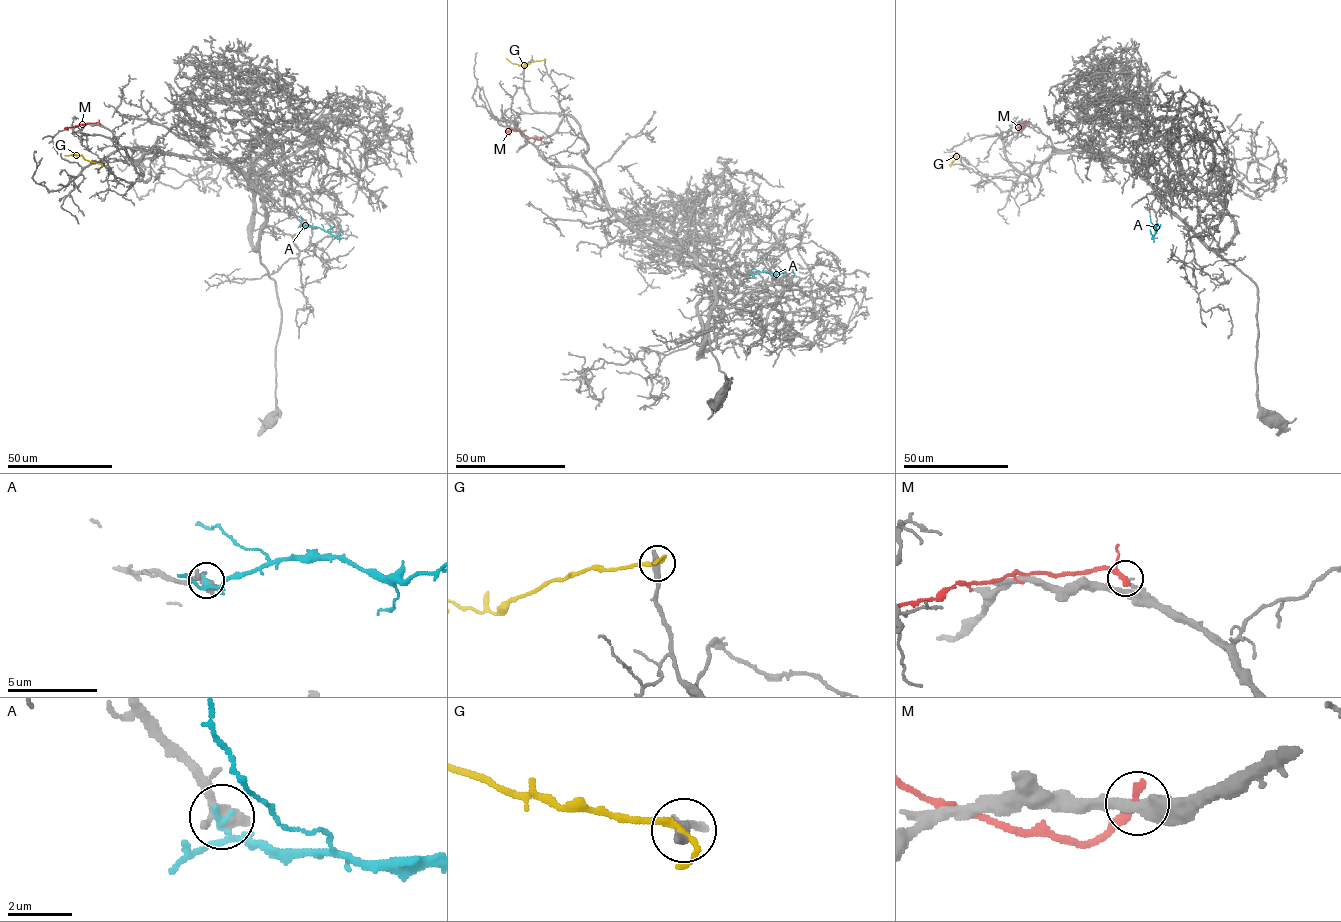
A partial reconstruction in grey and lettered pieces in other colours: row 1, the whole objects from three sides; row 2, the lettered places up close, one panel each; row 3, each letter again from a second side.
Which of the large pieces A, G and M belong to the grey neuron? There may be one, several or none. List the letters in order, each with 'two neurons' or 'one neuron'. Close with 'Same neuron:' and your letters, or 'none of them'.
A: two neurons
G: two neurons
M: two neurons
Same neuron: none of them

